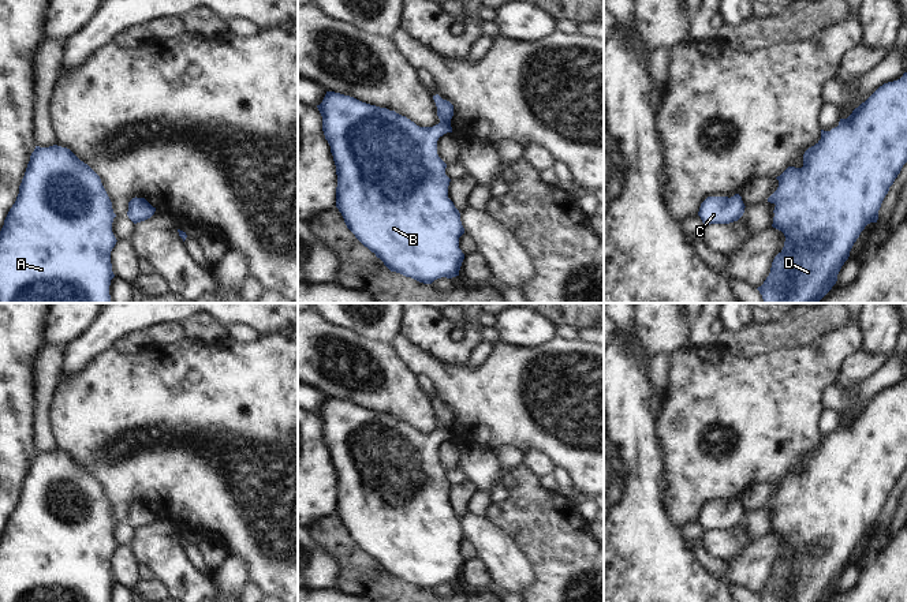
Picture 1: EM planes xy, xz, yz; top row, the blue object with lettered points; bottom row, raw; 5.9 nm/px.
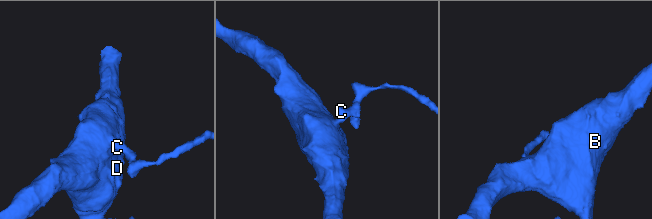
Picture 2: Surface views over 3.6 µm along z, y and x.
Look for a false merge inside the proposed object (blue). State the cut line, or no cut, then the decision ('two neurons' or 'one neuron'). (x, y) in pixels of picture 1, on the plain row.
no cut; one neuron

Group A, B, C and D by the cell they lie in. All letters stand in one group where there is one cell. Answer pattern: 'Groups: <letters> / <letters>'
Groups: A B C D.

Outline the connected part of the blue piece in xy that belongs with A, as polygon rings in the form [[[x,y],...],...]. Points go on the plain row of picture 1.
[[[57,450],[49,453],[36,452],[30,461],[25,482],[19,491],[19,500],[10,515],[0,536],[0,602],[111,602],[109,591],[115,583],[111,569],[111,557],[116,550],[112,528],[116,520],[112,508],[101,489],[100,482],[70,455]]]

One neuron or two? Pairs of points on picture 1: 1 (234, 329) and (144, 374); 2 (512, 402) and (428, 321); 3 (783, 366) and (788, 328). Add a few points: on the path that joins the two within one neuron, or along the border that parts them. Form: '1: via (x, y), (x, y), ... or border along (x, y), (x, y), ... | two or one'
1: border along (258, 335), (249, 343), (236, 343), (234, 340) | two
2: border along (432, 355), (445, 363), (462, 367) | two
3: border along (816, 340), (805, 346), (776, 348), (754, 358) | two

